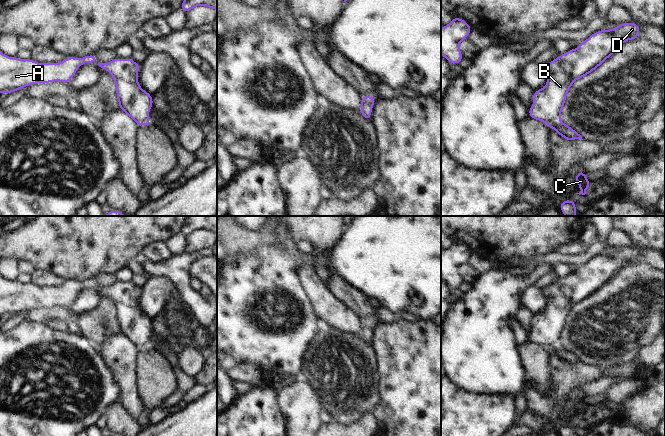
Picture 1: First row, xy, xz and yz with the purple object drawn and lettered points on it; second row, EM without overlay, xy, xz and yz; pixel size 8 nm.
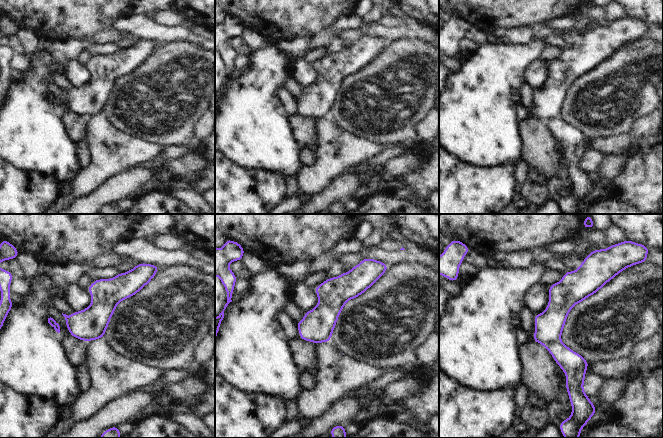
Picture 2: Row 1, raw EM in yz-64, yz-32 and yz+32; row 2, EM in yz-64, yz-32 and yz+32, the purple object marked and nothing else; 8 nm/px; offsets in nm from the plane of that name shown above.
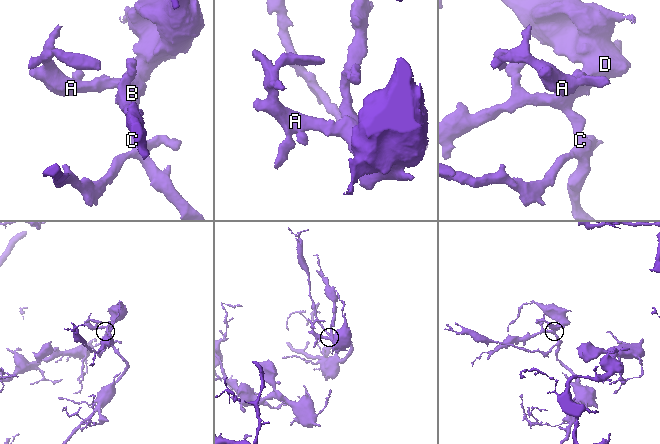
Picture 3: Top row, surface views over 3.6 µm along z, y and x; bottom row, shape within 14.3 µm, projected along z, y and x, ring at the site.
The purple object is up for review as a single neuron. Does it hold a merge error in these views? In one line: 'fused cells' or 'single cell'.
fused cells

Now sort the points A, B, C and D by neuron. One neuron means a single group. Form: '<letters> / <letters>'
A B D / C

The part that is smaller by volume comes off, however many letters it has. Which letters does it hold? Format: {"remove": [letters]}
{"remove": ["A", "B", "D"]}

